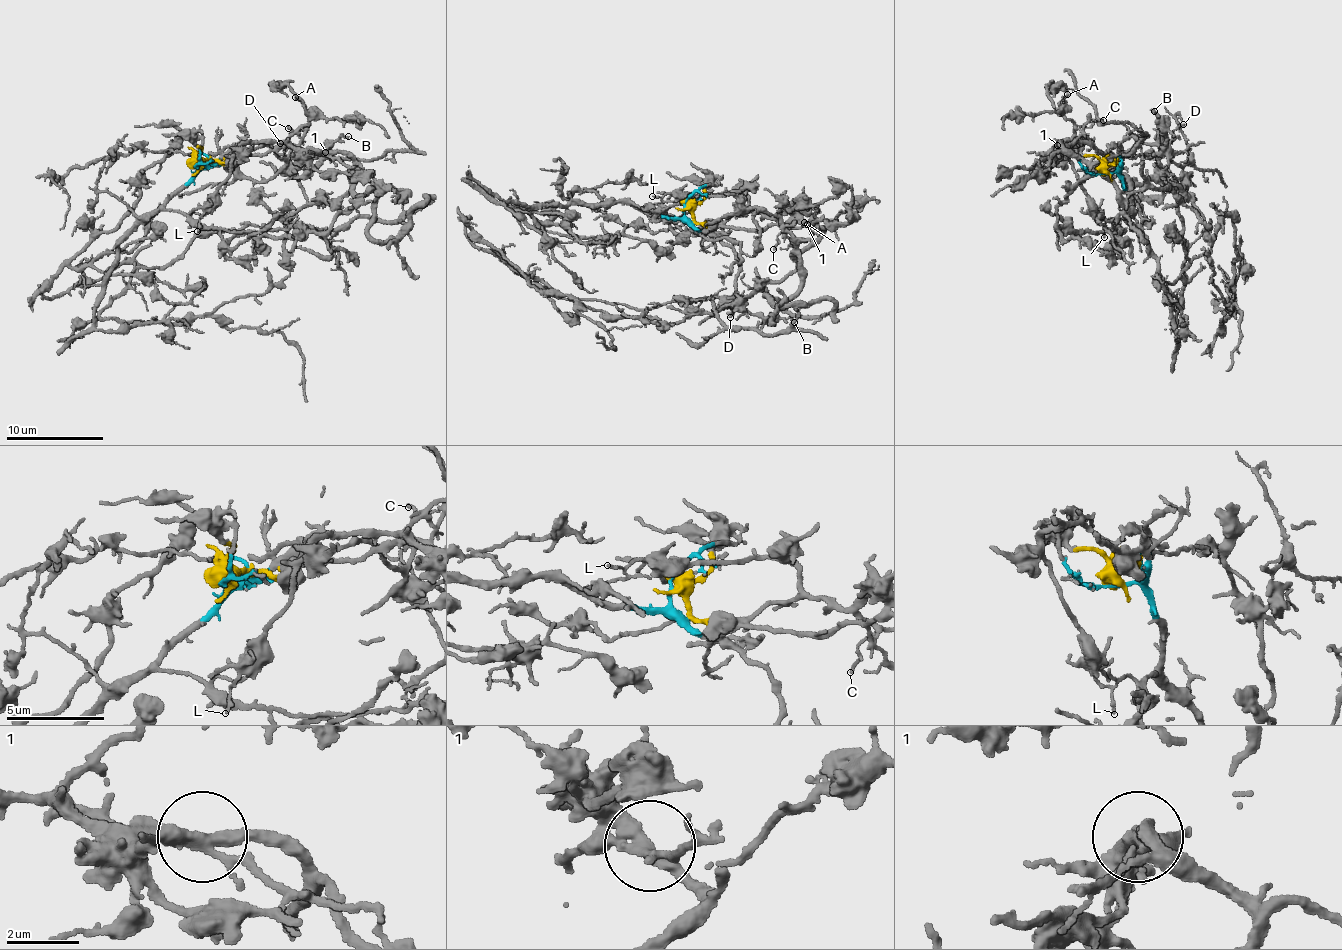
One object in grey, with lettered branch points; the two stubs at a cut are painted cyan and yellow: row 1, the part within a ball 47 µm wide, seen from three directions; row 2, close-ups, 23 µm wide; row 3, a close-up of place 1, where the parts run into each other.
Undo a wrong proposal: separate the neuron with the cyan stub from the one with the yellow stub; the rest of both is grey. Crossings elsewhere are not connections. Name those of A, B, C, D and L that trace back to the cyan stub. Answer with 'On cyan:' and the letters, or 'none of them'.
On cyan: L

